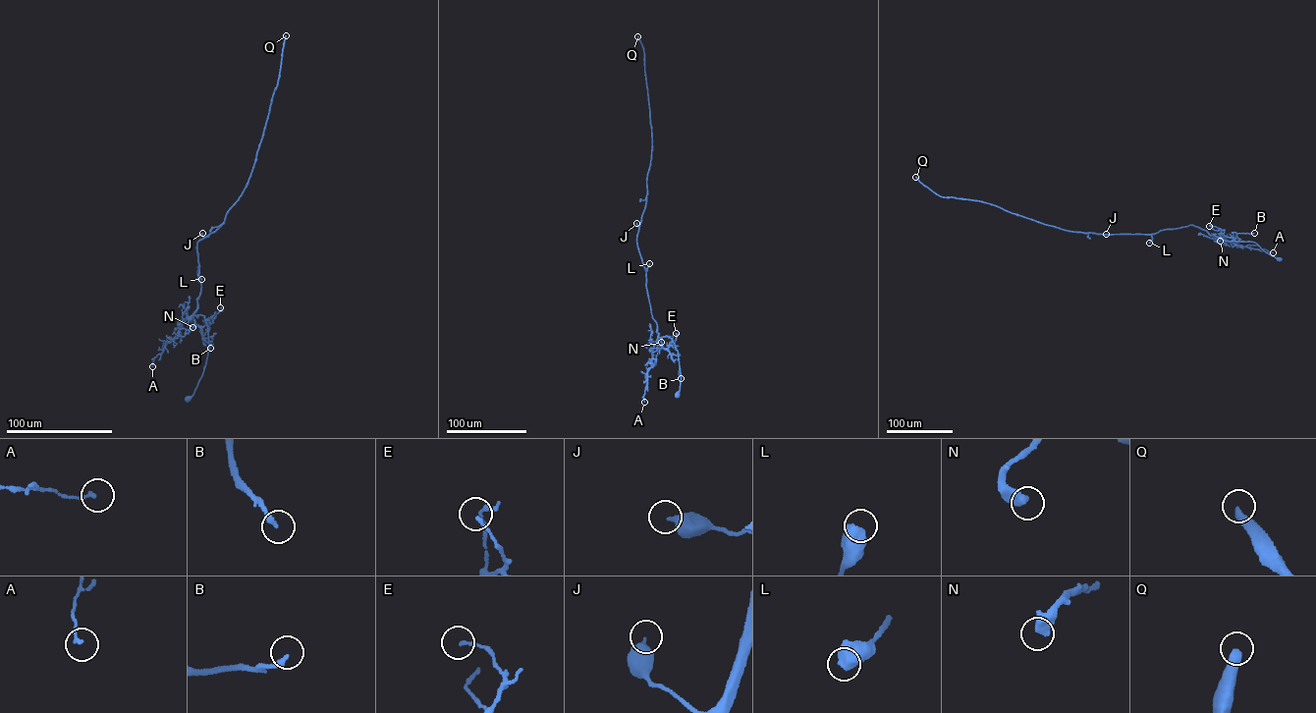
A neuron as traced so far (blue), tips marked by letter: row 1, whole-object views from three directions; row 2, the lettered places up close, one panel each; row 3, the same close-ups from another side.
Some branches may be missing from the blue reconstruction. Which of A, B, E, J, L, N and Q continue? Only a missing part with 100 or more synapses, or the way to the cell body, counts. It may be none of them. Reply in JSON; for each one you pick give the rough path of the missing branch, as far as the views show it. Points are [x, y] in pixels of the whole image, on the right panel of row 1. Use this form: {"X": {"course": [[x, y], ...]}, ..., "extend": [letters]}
{"extend": ["Q"]}

